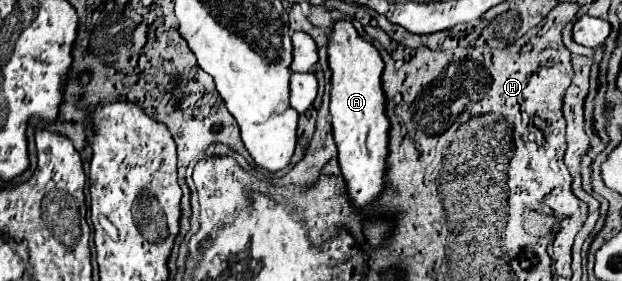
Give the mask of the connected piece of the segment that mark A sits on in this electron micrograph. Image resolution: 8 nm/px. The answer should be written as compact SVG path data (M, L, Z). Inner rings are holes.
M336 21L328 35L328 67L332 71L330 115L340 169L348 183L348 195L354 207L364 209L384 193L390 129L380 81L384 61L376 47L356 33L350 21Z

